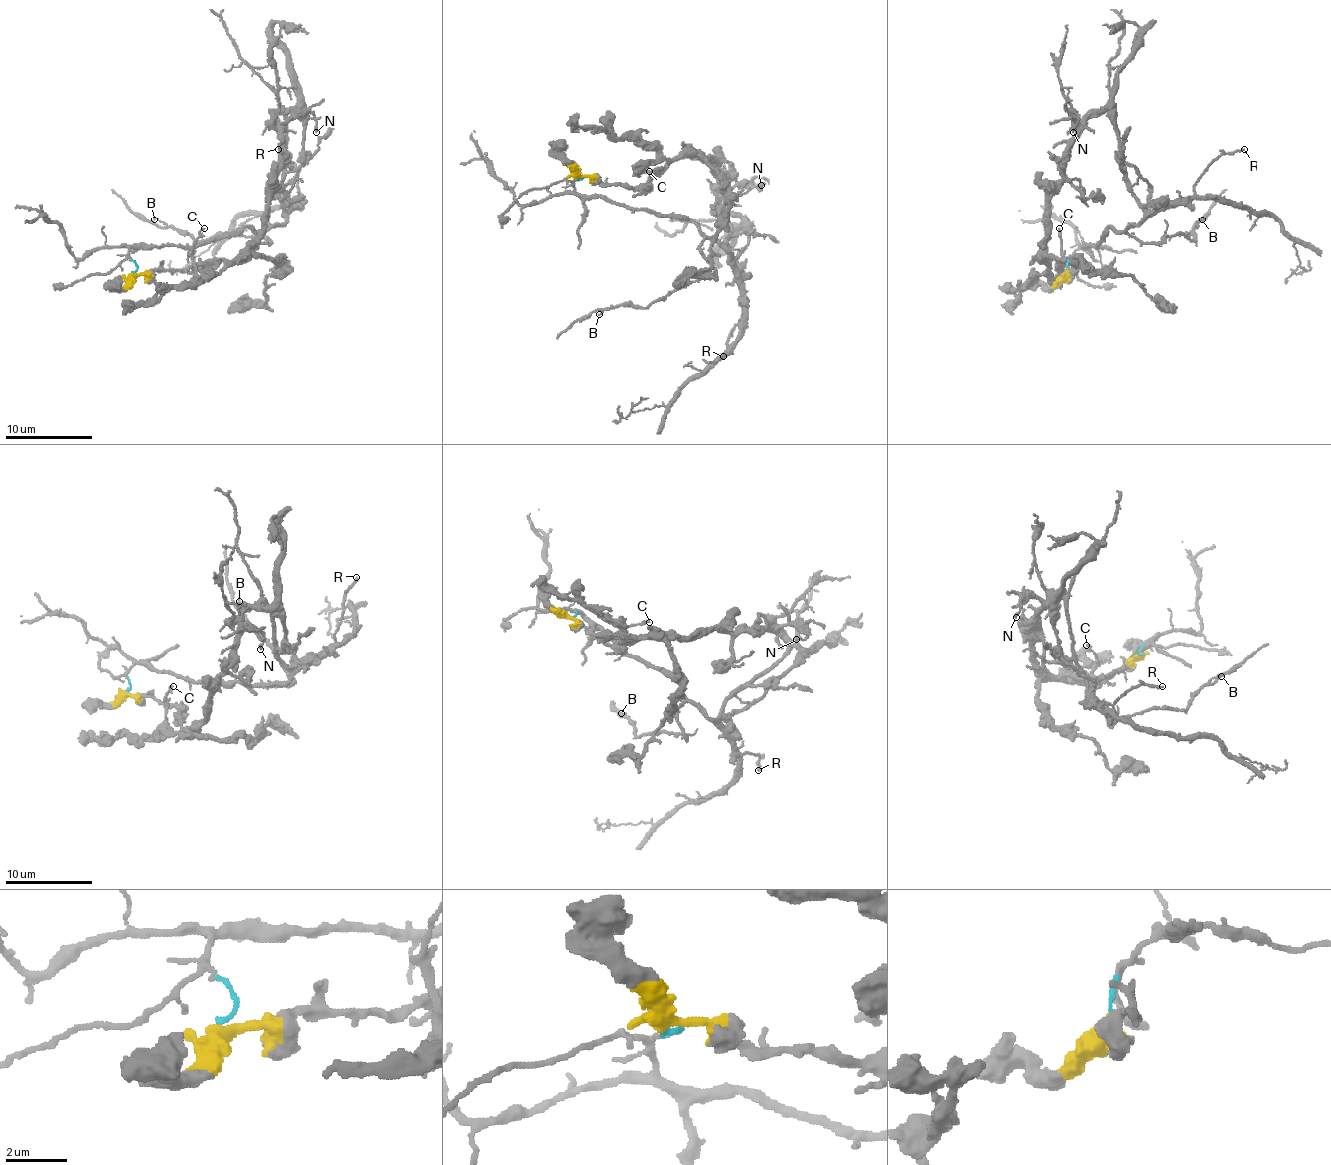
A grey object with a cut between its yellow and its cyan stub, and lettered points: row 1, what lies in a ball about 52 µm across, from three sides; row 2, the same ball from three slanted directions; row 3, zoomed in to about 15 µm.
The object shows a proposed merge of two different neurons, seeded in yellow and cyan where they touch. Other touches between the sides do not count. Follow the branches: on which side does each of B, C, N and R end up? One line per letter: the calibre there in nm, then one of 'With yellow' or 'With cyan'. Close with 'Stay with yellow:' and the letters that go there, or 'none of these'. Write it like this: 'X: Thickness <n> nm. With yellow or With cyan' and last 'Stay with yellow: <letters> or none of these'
B: Thickness 110 nm. With cyan
C: Thickness 120 nm. With yellow
N: Thickness 200 nm. With yellow
R: Thickness 180 nm. With cyan
Stay with yellow: C, N

